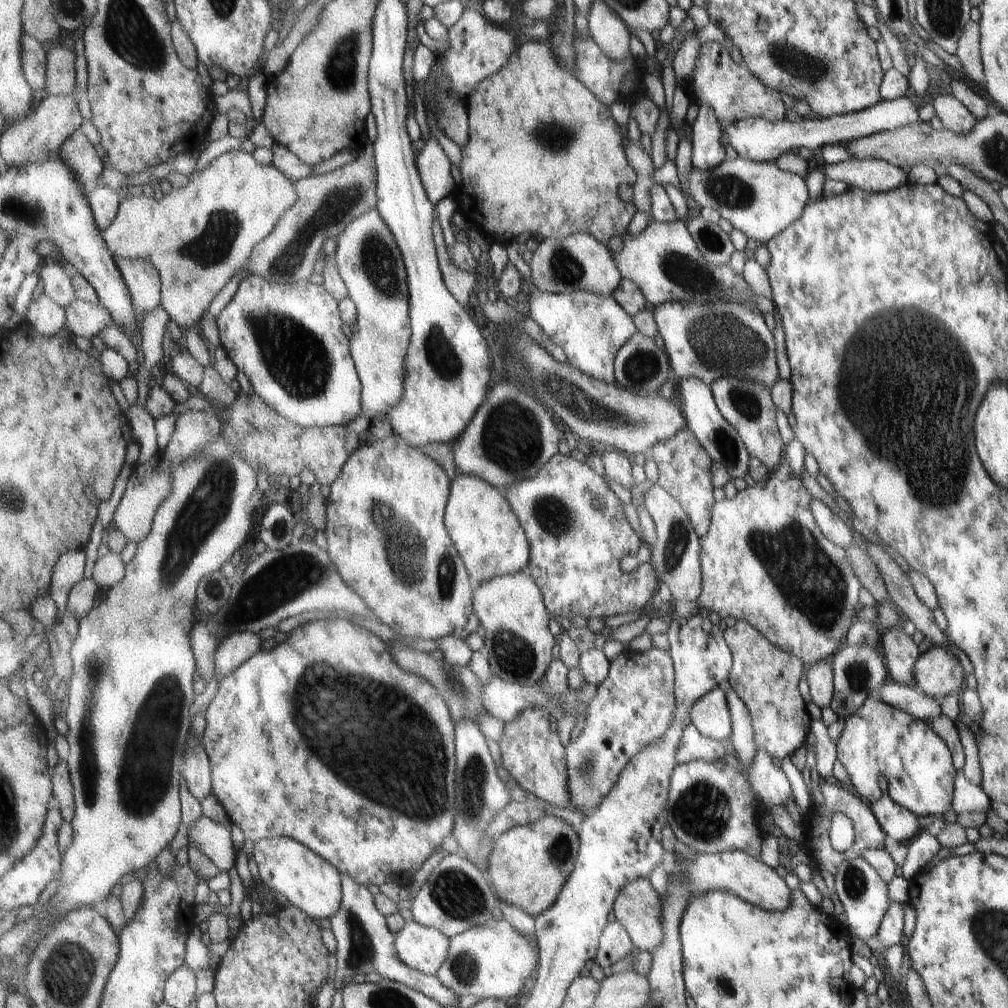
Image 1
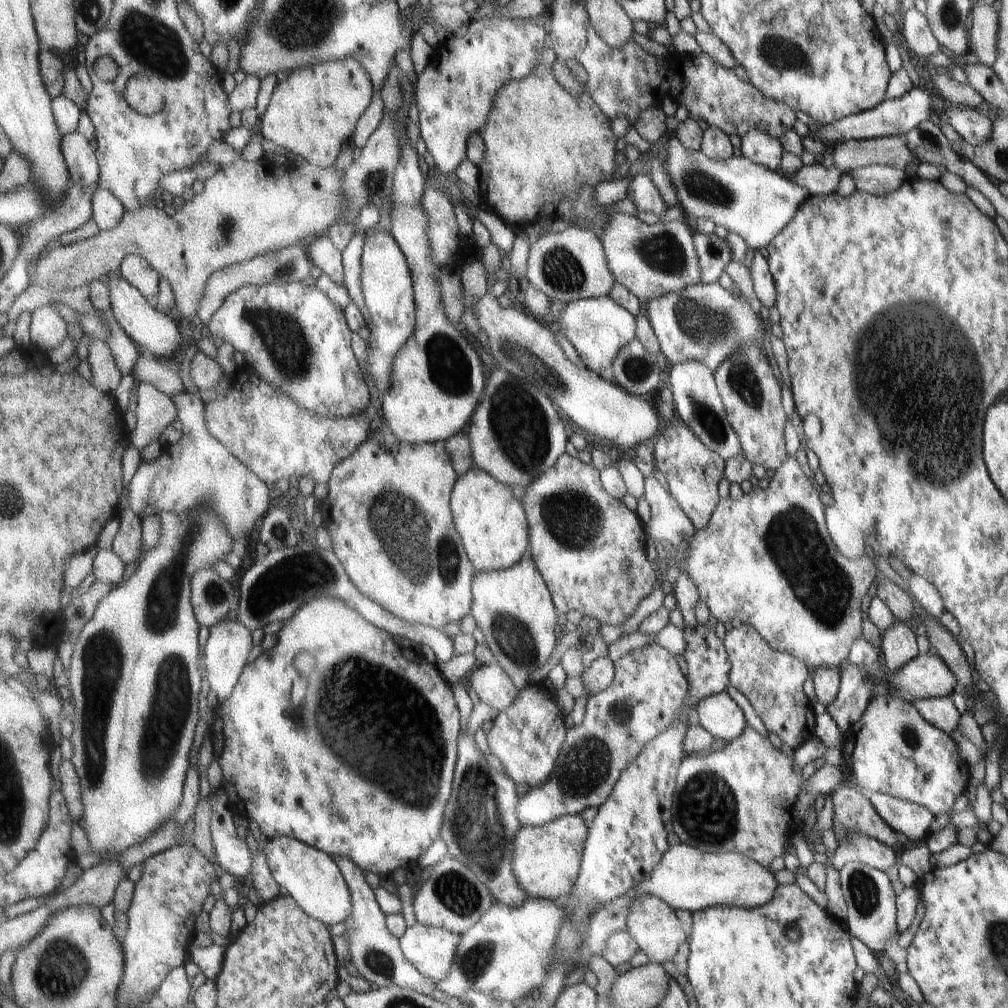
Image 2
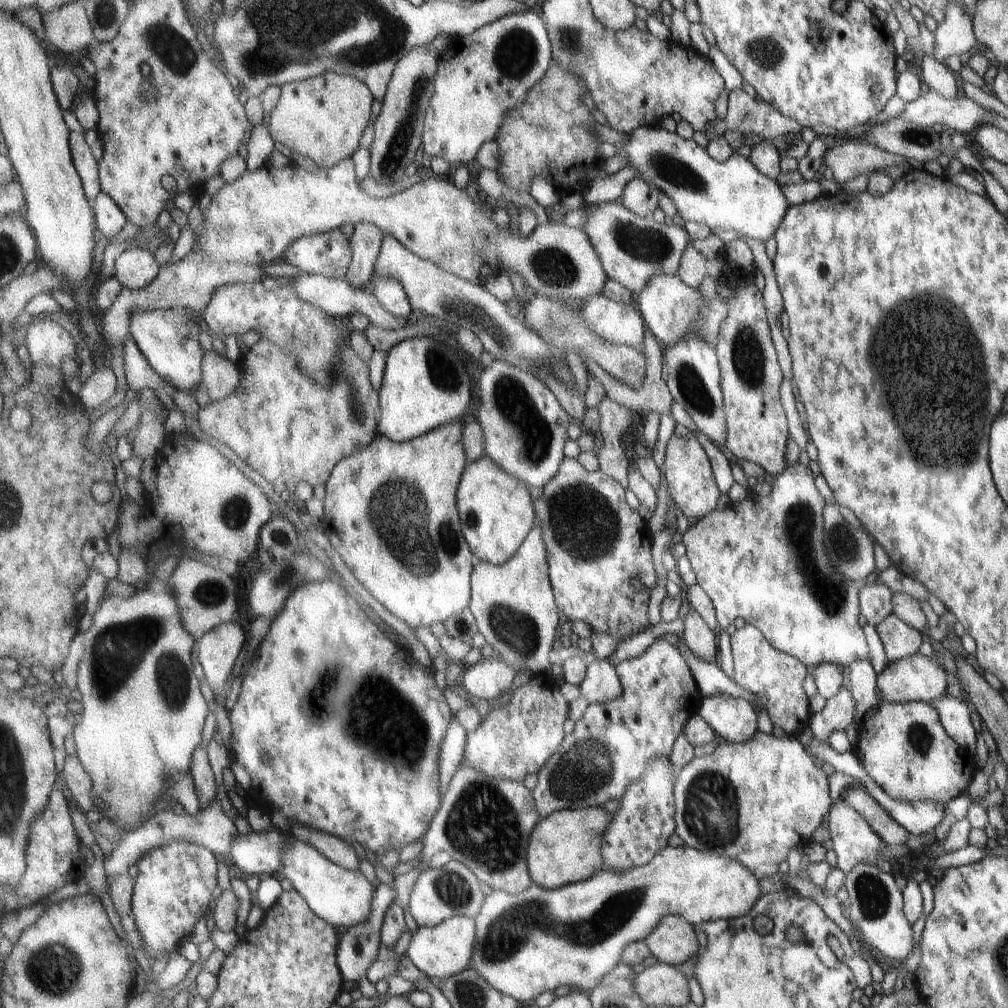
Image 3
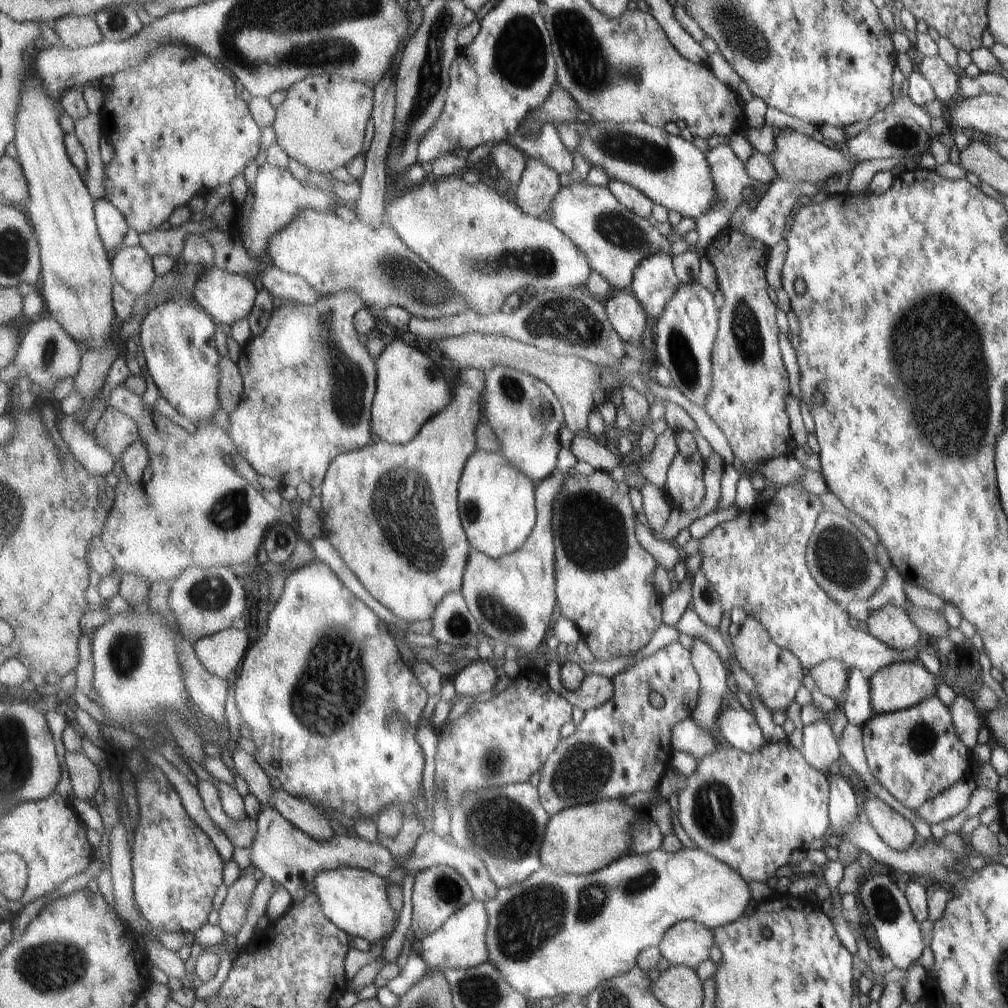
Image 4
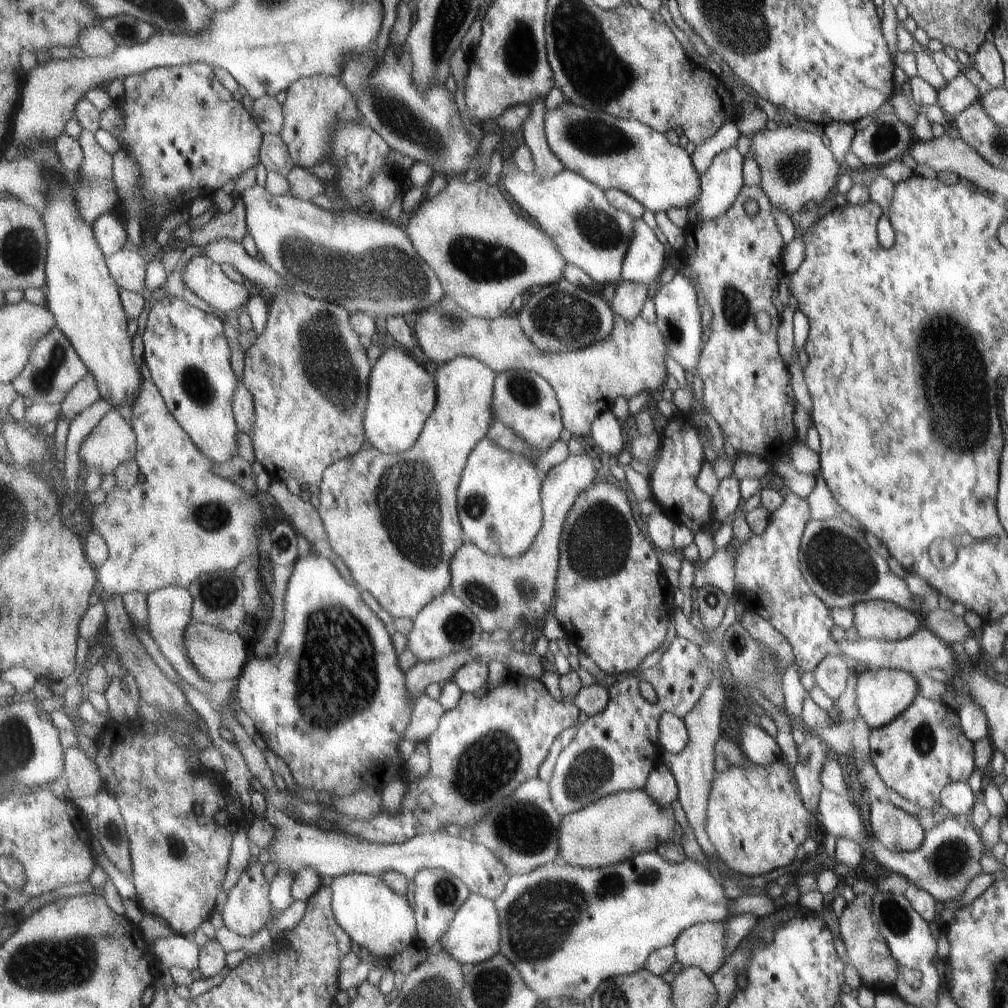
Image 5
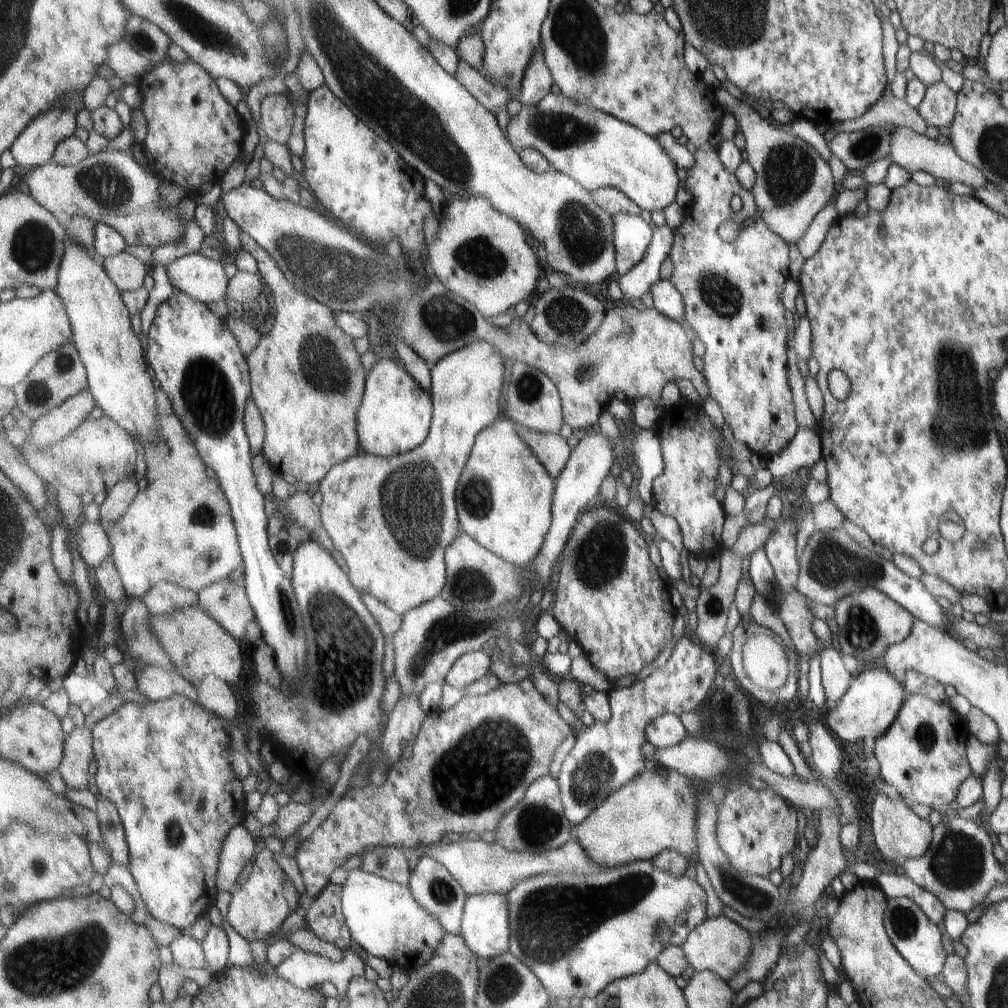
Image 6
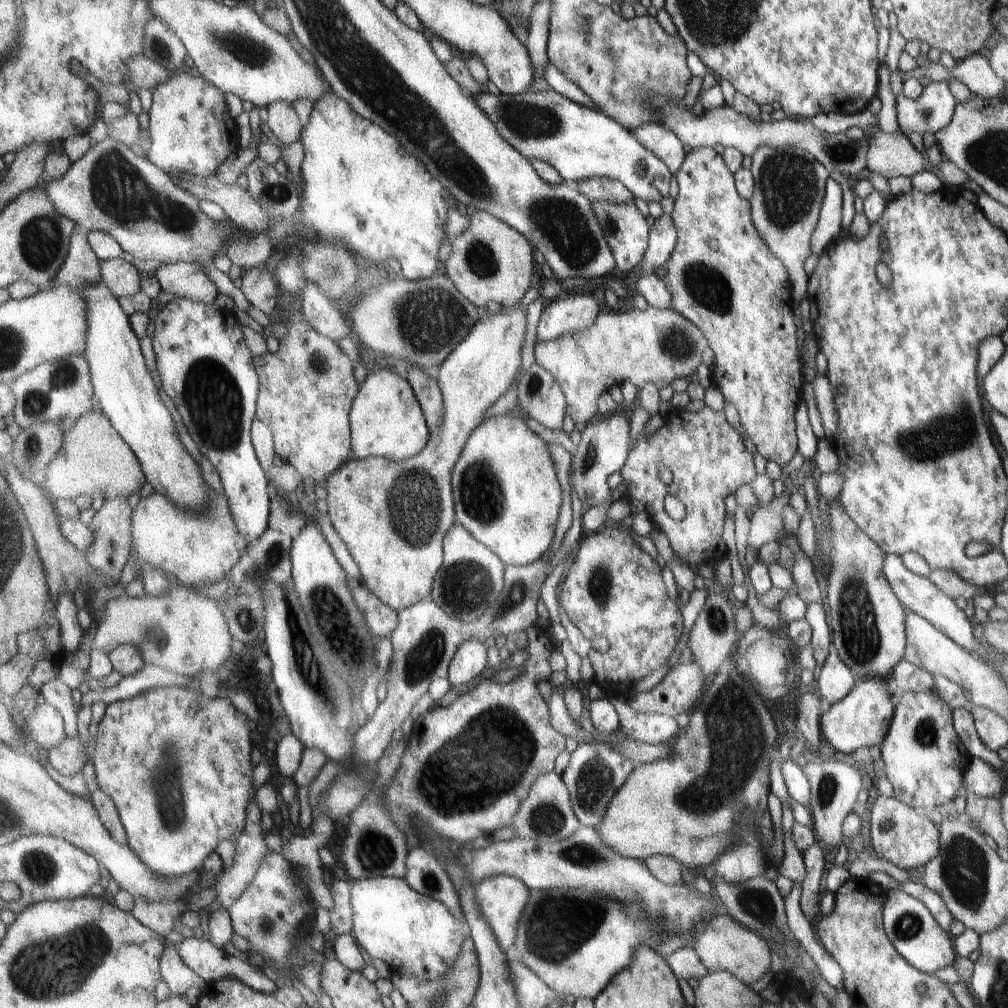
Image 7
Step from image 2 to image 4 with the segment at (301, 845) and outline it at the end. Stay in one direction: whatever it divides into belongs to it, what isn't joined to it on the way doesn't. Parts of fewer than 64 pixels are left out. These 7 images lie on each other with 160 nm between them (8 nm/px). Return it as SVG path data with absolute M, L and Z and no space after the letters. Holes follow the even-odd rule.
M345 867L320 872L314 882L325 916L351 938L363 938L375 946L384 944L395 932L399 918L389 900L387 878L367 869Z

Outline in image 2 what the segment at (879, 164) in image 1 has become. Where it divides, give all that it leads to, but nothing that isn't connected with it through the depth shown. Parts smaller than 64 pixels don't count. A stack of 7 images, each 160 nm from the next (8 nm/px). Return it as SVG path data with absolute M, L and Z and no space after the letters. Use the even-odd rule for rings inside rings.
M803 164L797 172L790 175L779 167L776 170L782 177L785 177L795 187L805 189L809 195L825 196L835 192L841 172L835 166L828 169L820 164ZM869 165L853 171L845 170L851 175L857 191L873 196L885 196L893 192L907 178L903 169L891 168L889 165Z

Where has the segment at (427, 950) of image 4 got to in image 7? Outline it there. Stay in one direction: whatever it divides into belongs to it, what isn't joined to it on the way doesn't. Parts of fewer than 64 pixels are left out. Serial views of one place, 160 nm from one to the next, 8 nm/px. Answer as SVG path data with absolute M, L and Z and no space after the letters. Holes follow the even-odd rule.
M493 875L482 880L475 887L475 894L482 911L492 924L502 949L507 952L513 944L516 944L516 936L519 932L520 920L530 899L530 888L517 877L509 875Z

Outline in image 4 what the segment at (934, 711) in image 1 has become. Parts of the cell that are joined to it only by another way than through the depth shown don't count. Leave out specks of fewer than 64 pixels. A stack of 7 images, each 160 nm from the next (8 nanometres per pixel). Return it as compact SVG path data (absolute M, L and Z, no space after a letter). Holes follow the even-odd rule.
M956 696L948 711L956 737L971 750L976 744L983 716L973 708L971 697Z

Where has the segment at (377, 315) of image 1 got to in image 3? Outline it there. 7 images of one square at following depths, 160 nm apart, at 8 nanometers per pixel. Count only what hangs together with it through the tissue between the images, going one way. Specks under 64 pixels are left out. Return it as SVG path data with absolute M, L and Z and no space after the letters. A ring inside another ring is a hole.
M375 274L370 287L385 310L398 319L411 318L411 312L414 310L400 280Z

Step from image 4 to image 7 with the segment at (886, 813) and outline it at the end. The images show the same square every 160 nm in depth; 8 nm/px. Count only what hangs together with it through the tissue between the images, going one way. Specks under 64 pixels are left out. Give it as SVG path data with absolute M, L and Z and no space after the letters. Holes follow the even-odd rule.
M879 796L870 814L870 839L877 858L883 858L905 871L914 872L938 853L938 830L926 813L917 812L905 803Z

